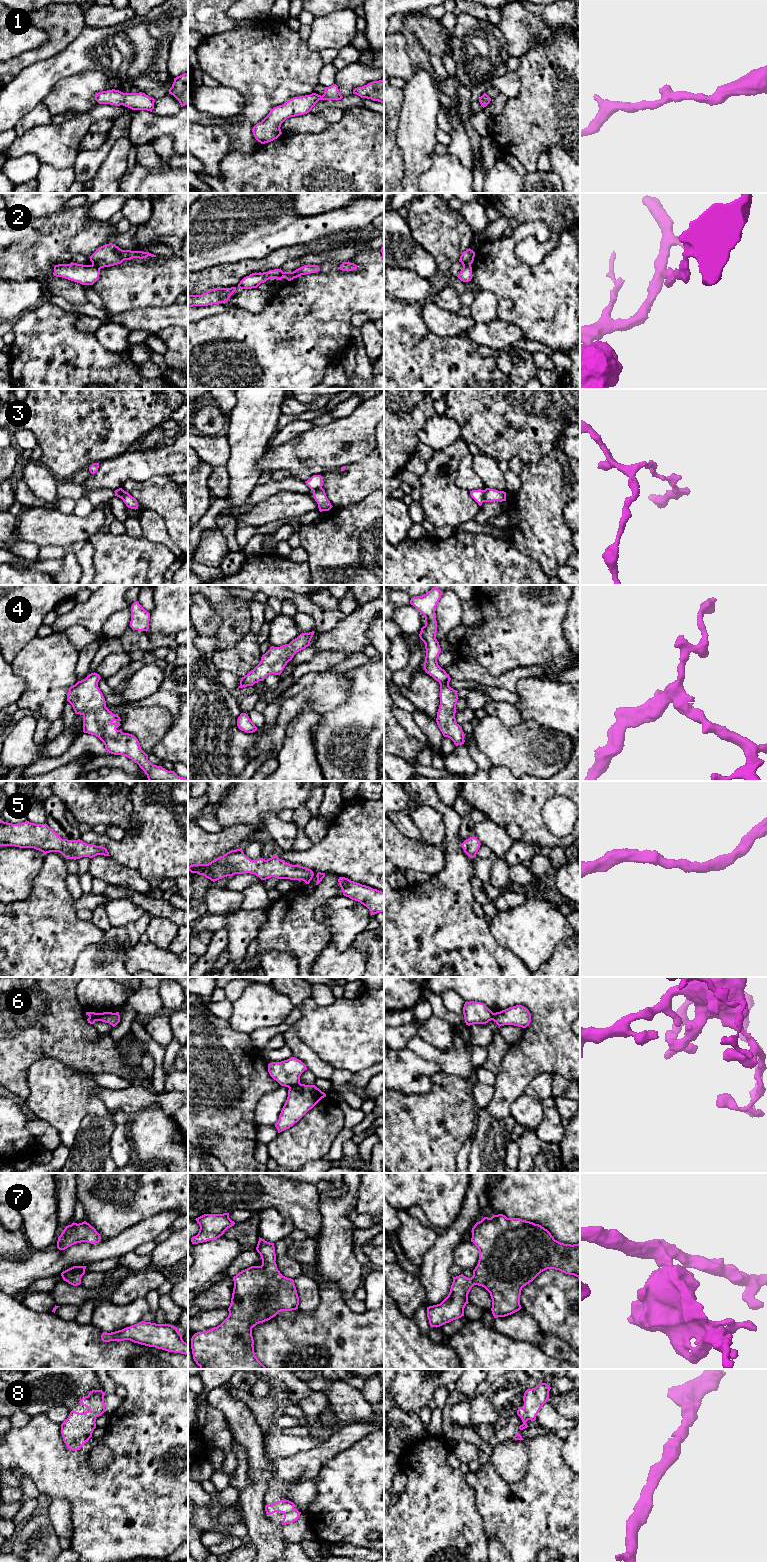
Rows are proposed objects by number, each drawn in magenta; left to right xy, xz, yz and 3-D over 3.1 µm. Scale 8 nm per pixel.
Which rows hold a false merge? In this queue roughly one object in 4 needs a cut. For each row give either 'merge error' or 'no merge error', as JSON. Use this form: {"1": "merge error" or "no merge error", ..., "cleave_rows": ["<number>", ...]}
{"1": "no merge error", "2": "merge error", "3": "merge error", "4": "no merge error", "5": "no merge error", "6": "merge error", "7": "no merge error", "8": "no merge error", "cleave_rows": ["2", "3", "6"]}

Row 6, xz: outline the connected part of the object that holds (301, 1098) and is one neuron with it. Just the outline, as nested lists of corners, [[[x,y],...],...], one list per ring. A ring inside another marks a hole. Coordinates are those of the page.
[[[315,1085],[289,1087],[287,1100],[275,1124],[278,1133],[289,1129],[311,1110],[326,1094]]]

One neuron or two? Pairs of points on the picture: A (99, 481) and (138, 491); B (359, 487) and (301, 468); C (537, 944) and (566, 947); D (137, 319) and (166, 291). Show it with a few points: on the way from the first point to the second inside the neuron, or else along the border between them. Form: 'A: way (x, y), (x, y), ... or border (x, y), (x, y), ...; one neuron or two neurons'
A: border (145, 481), (127, 481), (121, 487); two neurons
B: border (340, 466), (330, 468), (321, 475); two neurons
C: border (569, 936), (557, 944), (551, 956), (542, 965); two neurons
D: border (173, 303), (167, 306), (132, 308), (127, 311); two neurons

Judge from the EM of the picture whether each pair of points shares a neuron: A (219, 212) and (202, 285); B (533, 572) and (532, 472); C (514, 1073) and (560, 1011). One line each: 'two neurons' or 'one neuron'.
A: two neurons
B: two neurons
C: one neuron

